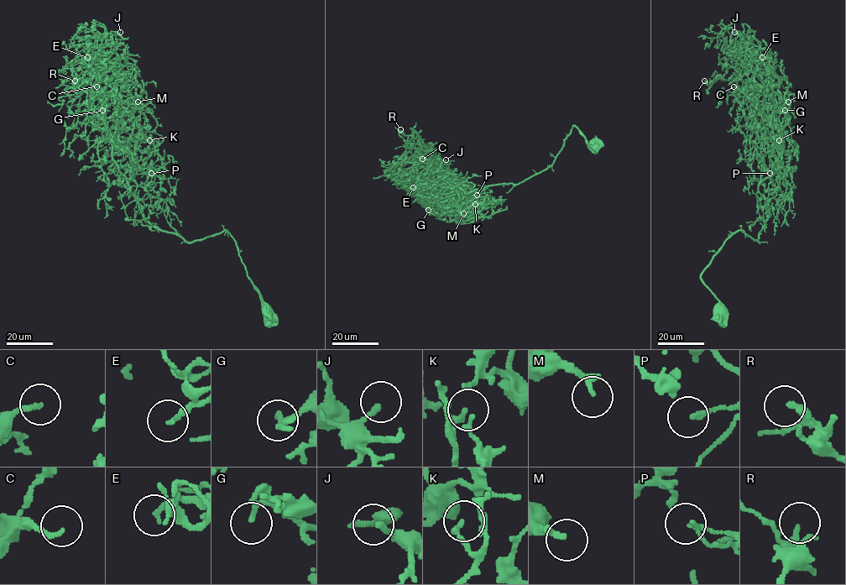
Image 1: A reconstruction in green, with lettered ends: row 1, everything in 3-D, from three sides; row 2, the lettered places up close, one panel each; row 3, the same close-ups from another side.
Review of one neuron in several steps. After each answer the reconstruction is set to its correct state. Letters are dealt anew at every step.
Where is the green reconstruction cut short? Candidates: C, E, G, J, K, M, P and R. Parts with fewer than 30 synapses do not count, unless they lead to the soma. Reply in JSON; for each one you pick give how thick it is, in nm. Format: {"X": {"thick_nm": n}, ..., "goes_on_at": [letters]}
{"C": {"thick_nm": 170}, "E": {"thick_nm": 190}, "goes_on_at": ["C", "E"]}

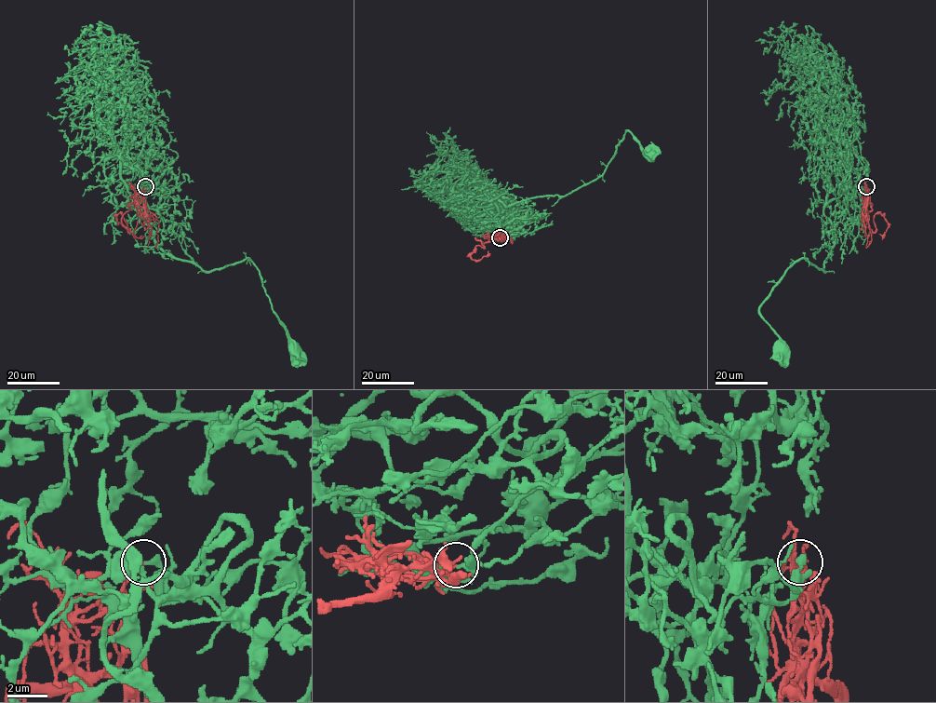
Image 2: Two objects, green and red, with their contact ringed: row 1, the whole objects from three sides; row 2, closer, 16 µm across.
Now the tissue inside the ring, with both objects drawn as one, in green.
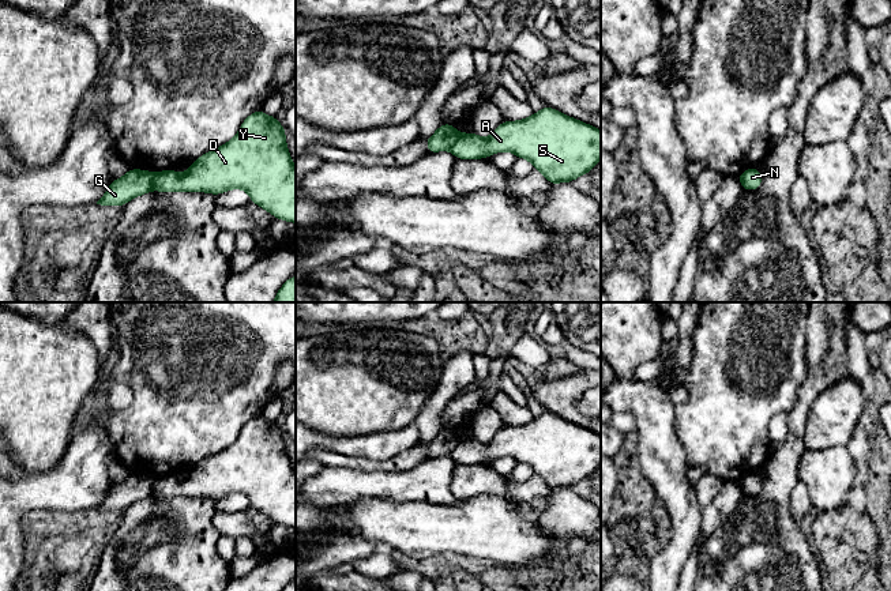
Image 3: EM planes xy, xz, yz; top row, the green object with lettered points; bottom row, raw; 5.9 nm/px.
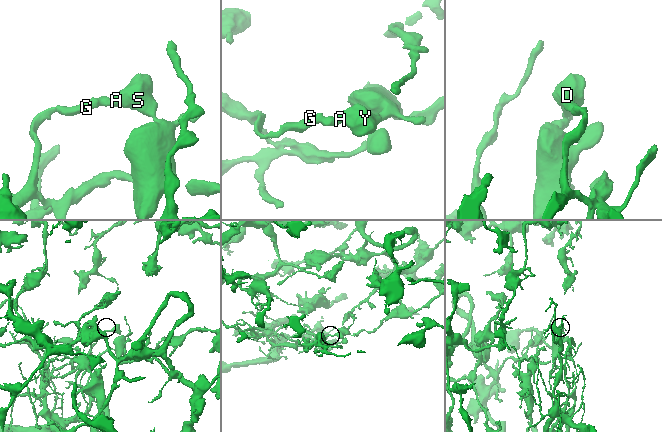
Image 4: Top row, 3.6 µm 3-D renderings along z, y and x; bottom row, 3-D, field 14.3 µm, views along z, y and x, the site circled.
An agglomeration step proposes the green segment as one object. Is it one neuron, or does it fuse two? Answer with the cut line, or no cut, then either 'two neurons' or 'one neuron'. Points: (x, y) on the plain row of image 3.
cut xy (150, 478), (153, 493); two neurons

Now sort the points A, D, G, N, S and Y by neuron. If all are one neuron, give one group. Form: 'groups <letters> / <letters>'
groups A D N S Y / G

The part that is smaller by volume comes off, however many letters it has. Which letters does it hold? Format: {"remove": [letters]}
{"remove": ["G"]}

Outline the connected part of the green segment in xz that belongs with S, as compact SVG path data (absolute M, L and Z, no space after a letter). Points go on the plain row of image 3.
M544 411L538 418L518 426L503 426L489 443L473 437L462 438L450 456L456 464L482 464L501 456L511 456L518 463L530 466L550 490L572 488L590 478L601 464L601 436L580 425Z

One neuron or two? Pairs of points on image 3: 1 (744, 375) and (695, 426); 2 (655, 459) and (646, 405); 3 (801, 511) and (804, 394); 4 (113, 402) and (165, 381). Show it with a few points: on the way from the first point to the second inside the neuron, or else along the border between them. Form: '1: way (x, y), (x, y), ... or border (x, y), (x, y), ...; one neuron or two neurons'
1: way (743, 390), (710, 422); one neuron
2: way (655, 445), (654, 418); one neuron
3: border (797, 480), (789, 497), (790, 514); two neurons
4: border (115, 368), (132, 401), (111, 411); two neurons

